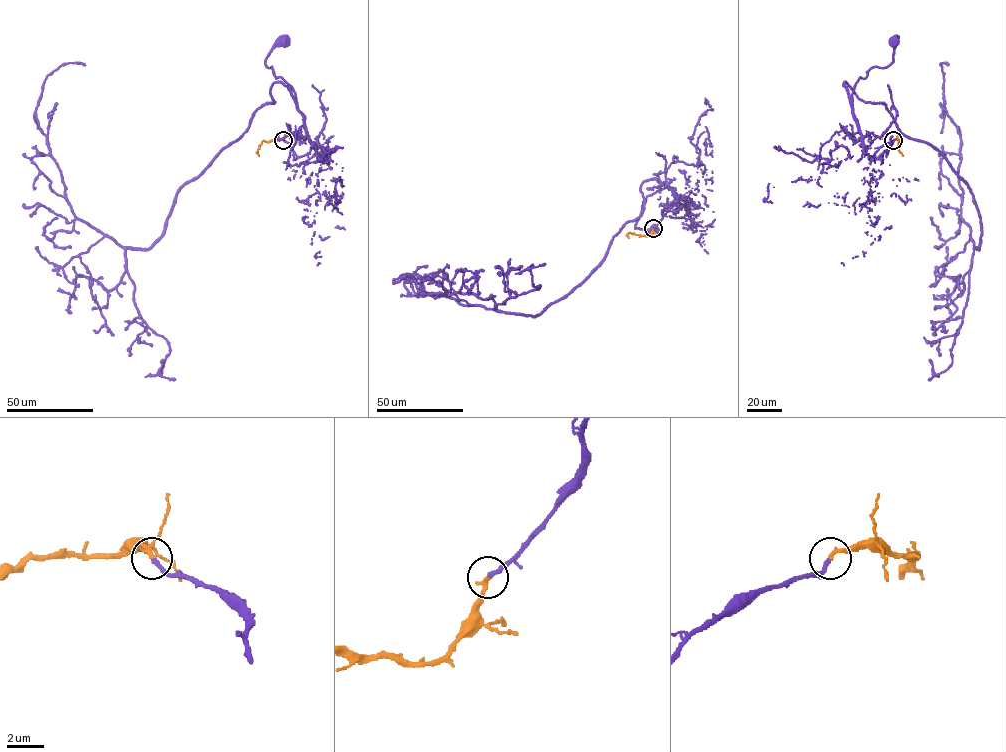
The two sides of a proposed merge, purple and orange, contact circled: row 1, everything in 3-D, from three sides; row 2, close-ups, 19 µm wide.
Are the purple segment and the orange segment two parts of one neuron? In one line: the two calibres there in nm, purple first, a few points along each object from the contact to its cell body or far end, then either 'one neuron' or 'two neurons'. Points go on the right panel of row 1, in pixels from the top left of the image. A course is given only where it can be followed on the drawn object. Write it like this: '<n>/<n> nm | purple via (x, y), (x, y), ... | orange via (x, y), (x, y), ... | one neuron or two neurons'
240/240 nm | purple via (892, 140), (873, 156), (865, 152), (852, 92), (872, 68), (892, 61), (894, 42) | orange via (893, 140), (901, 140), (898, 149), (903, 155) | one neuron

